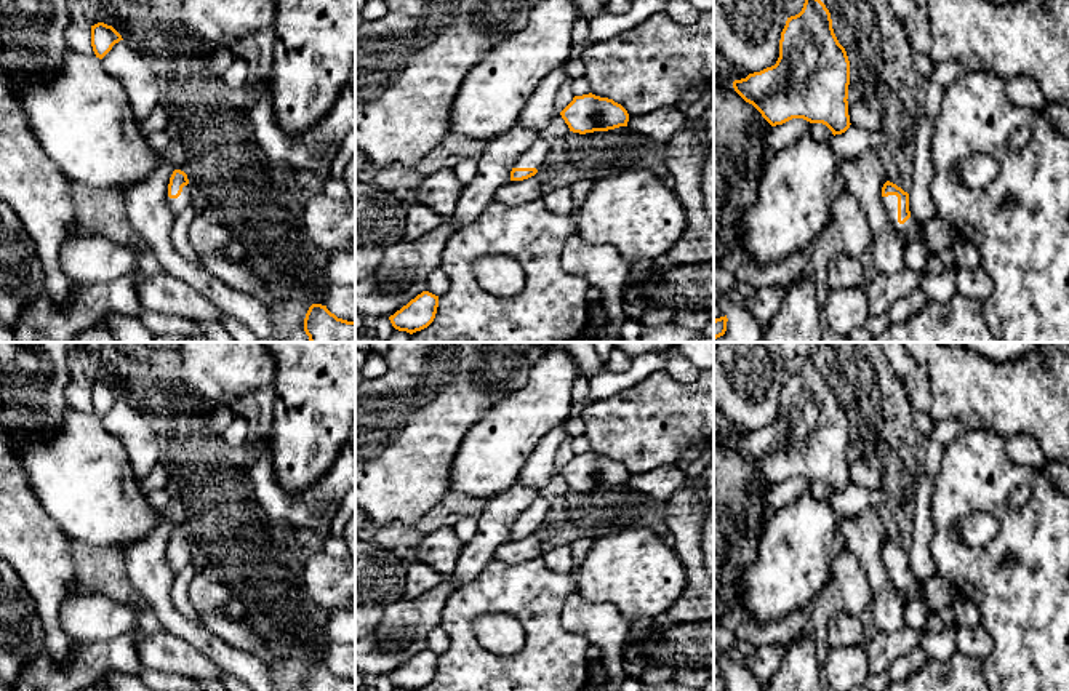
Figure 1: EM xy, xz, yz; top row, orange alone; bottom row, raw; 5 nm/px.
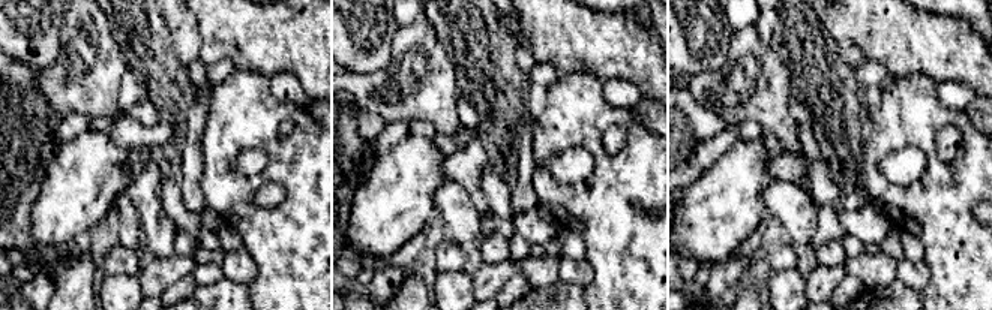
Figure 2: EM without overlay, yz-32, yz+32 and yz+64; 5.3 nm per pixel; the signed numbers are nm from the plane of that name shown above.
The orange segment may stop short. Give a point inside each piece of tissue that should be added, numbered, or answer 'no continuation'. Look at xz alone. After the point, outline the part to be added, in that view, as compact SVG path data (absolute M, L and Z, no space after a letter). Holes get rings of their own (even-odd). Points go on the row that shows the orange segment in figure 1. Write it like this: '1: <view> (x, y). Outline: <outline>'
1: xz (535, 157). Outline: M533 144L514 165L514 168L536 168L541 170L546 162L547 144Z

